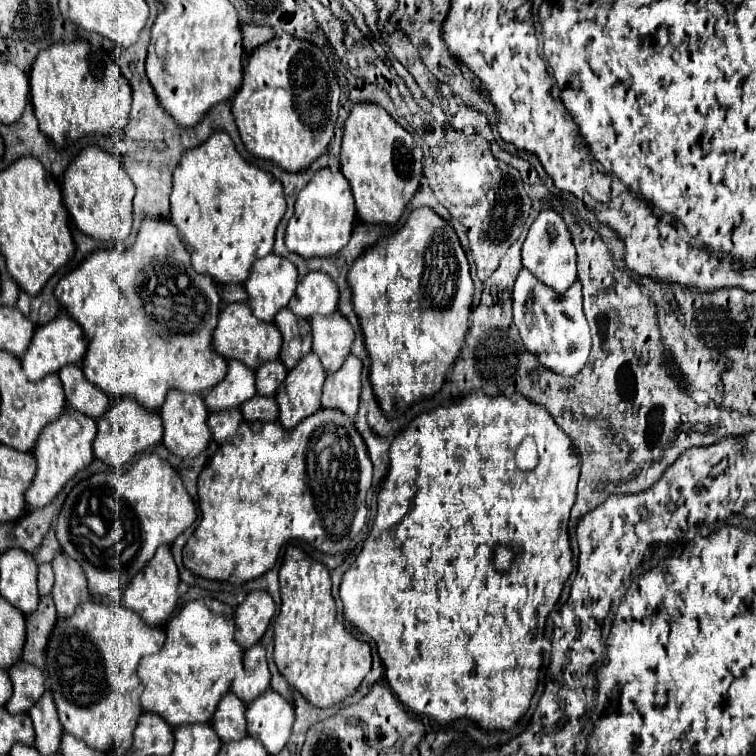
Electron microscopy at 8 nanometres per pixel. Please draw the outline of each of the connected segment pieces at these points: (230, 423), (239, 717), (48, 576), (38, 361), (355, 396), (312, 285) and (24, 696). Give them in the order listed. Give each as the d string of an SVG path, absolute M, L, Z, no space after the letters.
M230 409L230 411L216 411L208 415L208 427L212 431L212 439L220 445L226 439L230 439L232 435L236 435L238 425L242 421L242 413L240 409Z
M226 693L220 703L218 709L212 717L212 727L218 733L218 737L222 739L222 743L230 743L234 739L242 739L242 735L246 735L246 703L240 701L234 693Z
M44 563L38 567L38 591L40 591L40 595L50 595L52 585L54 585L52 567L50 567L50 563Z
M66 313L58 315L58 319L54 319L54 323L46 323L46 327L38 327L30 347L26 349L26 353L22 355L22 371L30 381L38 381L50 373L60 371L64 365L70 363L80 363L84 353L86 353L86 339L84 339L84 331L82 327Z
M348 355L342 367L326 377L322 391L322 407L324 409L340 409L348 417L358 411L360 401L360 369L362 361L354 355Z
M314 271L306 275L298 283L292 301L288 303L290 311L306 319L316 313L328 315L336 309L336 305L338 305L338 287L330 279L330 275L322 271Z
M20 659L8 669L8 675L12 679L14 693L12 693L10 701L6 703L6 709L10 713L30 711L30 707L44 693L44 673L38 667L34 667L34 665Z

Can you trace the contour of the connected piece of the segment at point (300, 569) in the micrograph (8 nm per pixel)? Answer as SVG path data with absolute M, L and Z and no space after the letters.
M288 547L282 557L280 567L280 595L282 595L282 607L274 621L274 663L282 677L288 681L290 687L300 691L314 707L332 707L334 703L342 701L344 697L352 695L366 673L372 667L370 657L370 645L358 641L336 617L336 603L332 599L332 581L328 569L306 555L300 547Z

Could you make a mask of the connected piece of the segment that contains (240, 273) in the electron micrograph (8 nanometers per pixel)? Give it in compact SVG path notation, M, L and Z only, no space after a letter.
M214 131L202 145L184 151L172 183L170 221L178 227L184 247L190 251L194 269L210 275L216 283L244 283L254 259L272 251L276 227L286 211L282 183L272 173L246 163L226 131Z

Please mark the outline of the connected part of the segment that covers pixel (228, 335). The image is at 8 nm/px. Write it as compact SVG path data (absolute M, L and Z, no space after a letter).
M230 303L224 307L218 319L218 327L214 329L214 349L222 357L238 359L246 363L250 369L256 369L258 365L270 359L278 359L280 347L282 347L282 335L278 335L278 327L274 327L274 323L254 319L246 303Z

